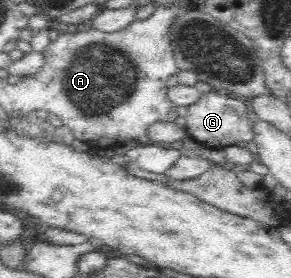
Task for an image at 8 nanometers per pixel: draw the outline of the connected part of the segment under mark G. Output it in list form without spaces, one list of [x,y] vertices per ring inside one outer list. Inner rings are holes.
[[[211,90],[187,106],[185,115],[185,130],[201,146],[208,148],[223,148],[238,144],[238,142],[252,141],[252,121],[248,118],[250,108],[243,99],[222,96]]]

